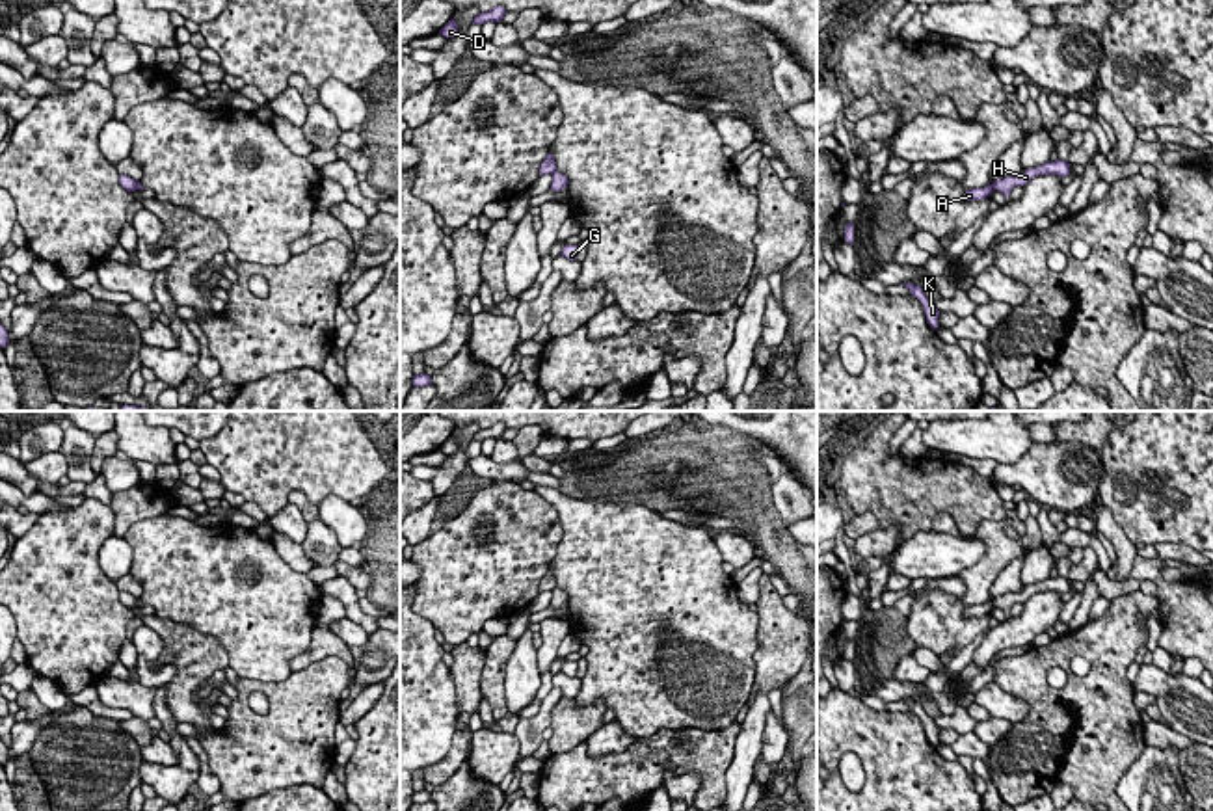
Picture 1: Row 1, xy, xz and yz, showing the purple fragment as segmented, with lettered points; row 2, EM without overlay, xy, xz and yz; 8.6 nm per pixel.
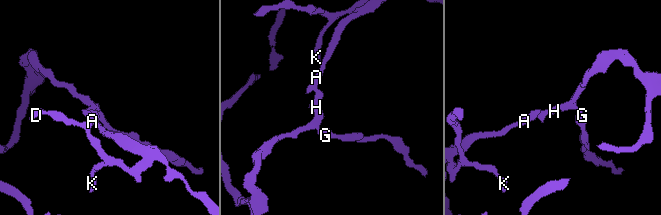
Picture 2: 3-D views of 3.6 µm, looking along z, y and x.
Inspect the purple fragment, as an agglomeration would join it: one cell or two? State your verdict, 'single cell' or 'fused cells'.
fused cells

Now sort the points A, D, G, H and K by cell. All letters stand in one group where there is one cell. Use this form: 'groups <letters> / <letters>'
groups A D K / G H

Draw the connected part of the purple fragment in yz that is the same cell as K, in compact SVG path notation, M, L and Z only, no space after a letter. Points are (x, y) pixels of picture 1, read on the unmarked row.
M900 699L900 701L904 701L910 707L910 711L921 718L928 742L932 746L938 746L940 744L940 740L938 740L940 727L936 725L934 718L925 712L925 709L919 701L915 701L915 699Z

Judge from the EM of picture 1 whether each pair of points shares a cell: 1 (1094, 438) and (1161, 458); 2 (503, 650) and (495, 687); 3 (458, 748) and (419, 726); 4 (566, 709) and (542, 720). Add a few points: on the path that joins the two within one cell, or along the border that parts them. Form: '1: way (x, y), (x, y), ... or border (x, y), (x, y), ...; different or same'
1: border (1113, 430), (1100, 452); different
2: way (495, 659), (495, 678); same
3: border (456, 731), (451, 748), (423, 771); different
4: border (560, 696), (551, 711), (549, 726); different

